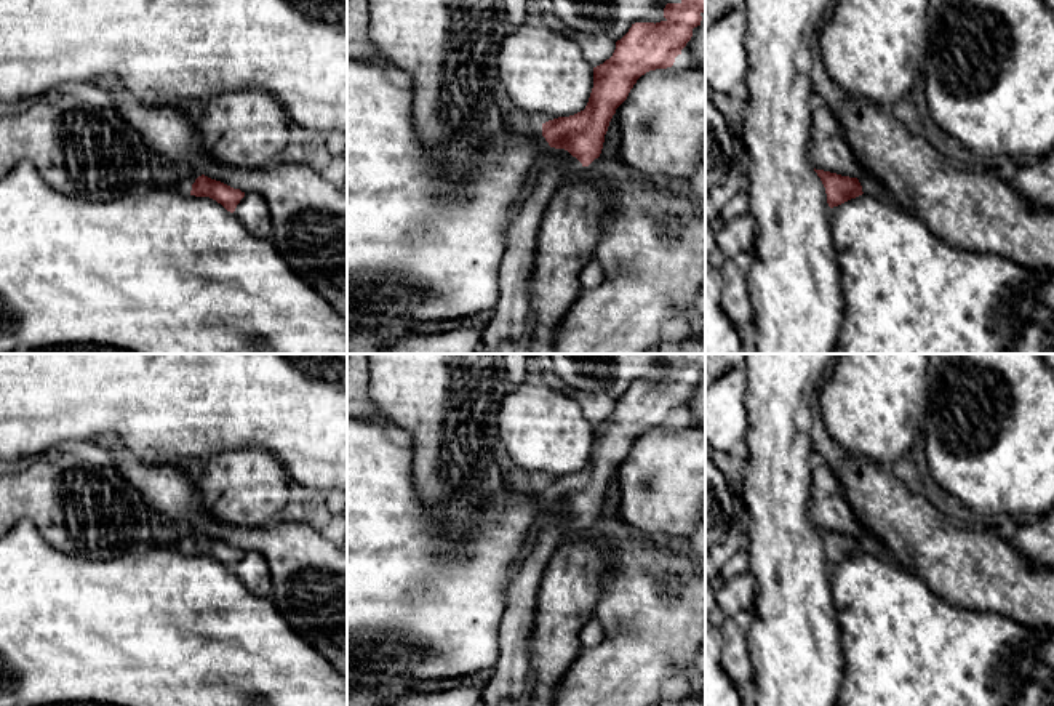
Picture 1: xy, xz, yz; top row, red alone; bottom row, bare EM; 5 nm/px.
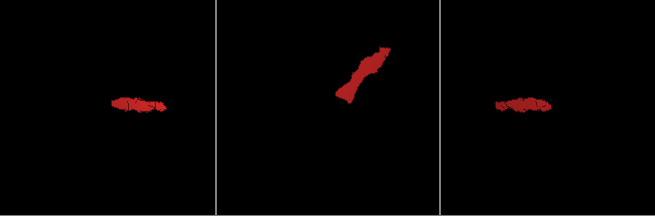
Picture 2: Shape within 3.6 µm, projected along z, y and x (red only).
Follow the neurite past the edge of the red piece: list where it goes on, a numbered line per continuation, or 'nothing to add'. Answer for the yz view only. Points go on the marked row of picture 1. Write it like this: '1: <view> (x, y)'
1: yz (870, 186)

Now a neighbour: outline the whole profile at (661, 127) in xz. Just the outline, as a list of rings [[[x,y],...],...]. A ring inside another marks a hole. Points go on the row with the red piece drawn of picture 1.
[[[680,64],[641,75],[616,109],[616,138],[617,155],[627,166],[673,186],[691,181],[705,162],[705,67]]]

